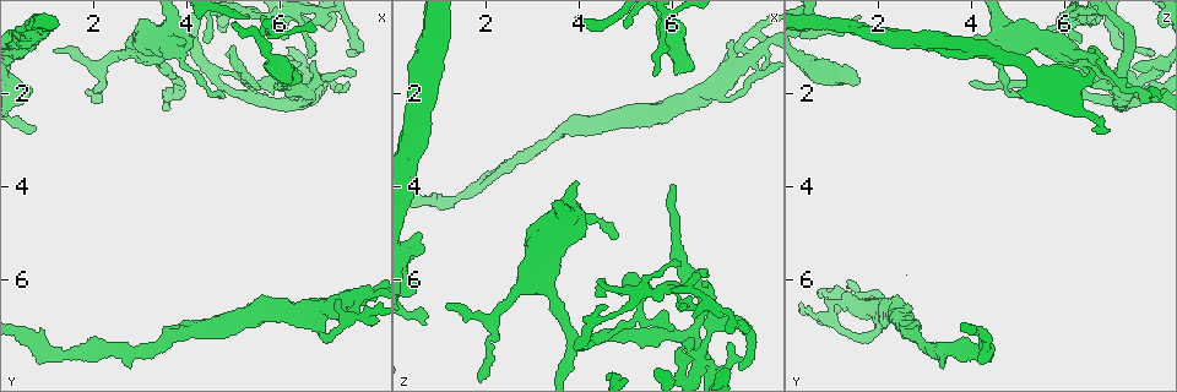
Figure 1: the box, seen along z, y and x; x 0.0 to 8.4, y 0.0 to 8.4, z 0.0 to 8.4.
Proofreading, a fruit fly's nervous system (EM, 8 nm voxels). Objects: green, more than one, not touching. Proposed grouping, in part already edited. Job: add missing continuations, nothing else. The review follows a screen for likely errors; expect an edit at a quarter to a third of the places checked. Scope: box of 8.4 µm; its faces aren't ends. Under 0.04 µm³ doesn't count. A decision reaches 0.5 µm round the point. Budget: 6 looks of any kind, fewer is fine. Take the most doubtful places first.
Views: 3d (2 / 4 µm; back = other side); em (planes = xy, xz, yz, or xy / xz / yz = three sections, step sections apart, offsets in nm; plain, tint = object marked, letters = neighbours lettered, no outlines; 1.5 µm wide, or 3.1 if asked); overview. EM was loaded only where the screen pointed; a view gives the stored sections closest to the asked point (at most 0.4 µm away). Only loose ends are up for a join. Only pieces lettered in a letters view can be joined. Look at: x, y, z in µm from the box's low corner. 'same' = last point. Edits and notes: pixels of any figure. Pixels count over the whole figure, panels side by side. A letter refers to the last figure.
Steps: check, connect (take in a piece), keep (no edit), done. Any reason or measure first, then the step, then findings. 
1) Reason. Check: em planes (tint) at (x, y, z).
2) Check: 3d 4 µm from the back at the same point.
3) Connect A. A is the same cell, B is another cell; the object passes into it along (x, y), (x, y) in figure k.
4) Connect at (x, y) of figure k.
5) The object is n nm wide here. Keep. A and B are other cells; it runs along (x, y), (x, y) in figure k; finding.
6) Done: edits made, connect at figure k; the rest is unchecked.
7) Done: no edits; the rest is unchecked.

Branch stops here. Check: 3d 2 µm at (6.05, 1.75, 1.55).

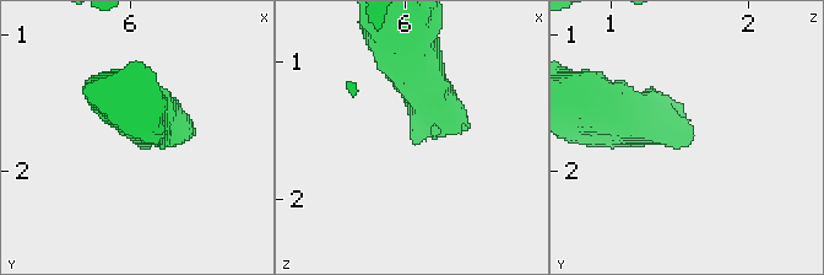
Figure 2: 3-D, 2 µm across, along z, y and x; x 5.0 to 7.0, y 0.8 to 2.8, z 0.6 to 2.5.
Check: em planes (letters) at (6.08, 1.76, 1.60).

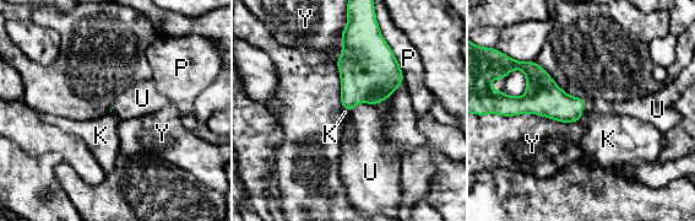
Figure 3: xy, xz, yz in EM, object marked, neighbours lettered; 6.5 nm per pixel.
Connect U. U is the same cell, K, P and Y are other cells; the object passes into it along (369, 71), (369, 103), (367, 123) in figure 3; it goes on there.

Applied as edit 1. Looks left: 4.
Check: overview.

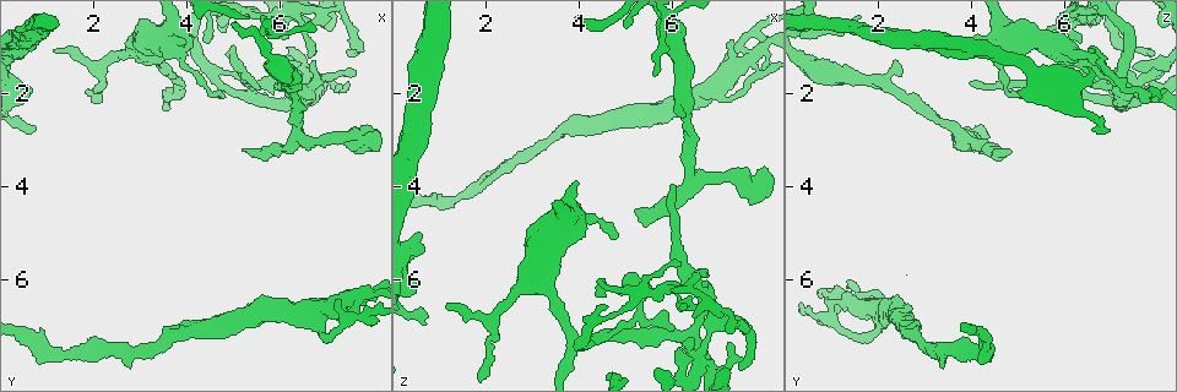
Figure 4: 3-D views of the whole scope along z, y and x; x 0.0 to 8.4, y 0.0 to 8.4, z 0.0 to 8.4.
Free end. Check: em planes (letters) at (3.95, 0.95, 3.90).

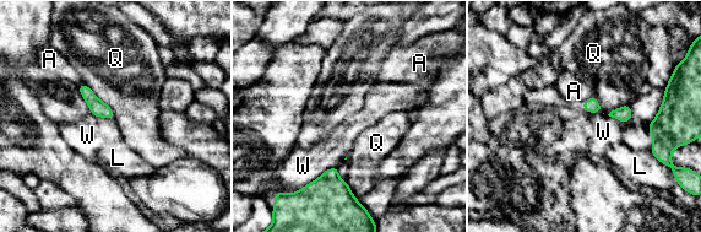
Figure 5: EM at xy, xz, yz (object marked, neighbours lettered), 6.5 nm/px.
The longest contact is with Q, 320 nm. Keep. A, L, Q and W are other cells; no lettered piece goes on from it.

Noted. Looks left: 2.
Check: em planes (letters) at (6.00, 1.90, 3.95).

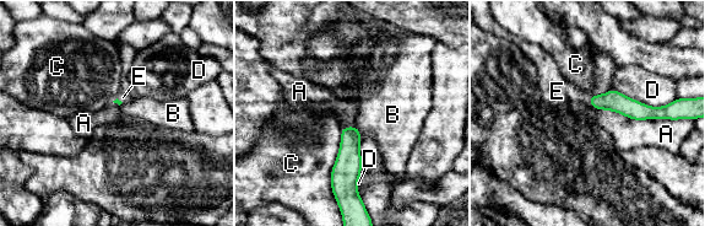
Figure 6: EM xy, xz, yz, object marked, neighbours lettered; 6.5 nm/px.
The longest contact is with C, 500 nm. Connect E. E is the same cell, A, B, C and D are other cells; the object passes into it along (614, 101), (589, 100), (557, 91) in figure 6; it goes on there.

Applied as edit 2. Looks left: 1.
Done: edits made, connect at figure 3, connect at figure 6; the rest is unchecked.

